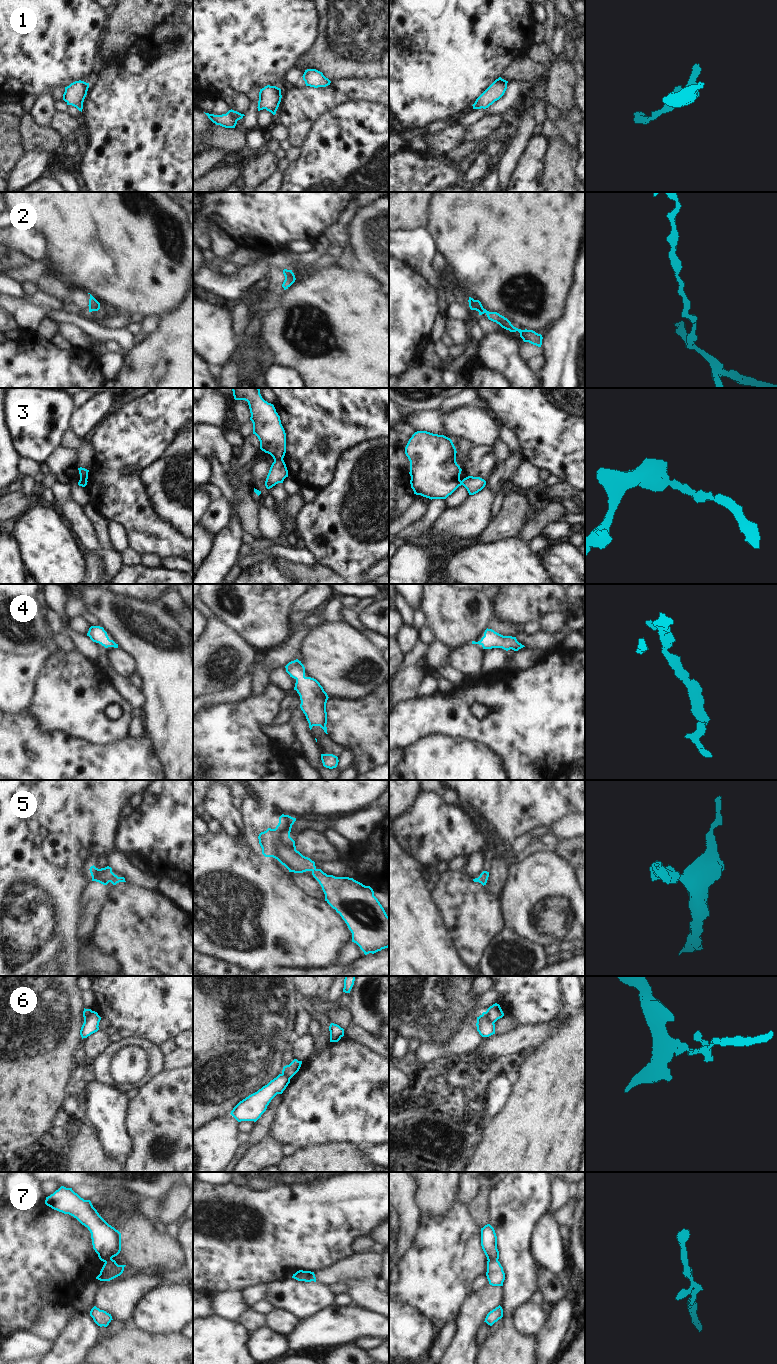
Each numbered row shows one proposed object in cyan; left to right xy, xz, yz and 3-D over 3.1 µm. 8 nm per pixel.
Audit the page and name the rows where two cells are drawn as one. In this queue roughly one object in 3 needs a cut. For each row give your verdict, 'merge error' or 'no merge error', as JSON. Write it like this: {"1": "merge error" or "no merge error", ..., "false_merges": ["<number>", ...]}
{"1": "no merge error", "2": "no merge error", "3": "merge error", "4": "no merge error", "5": "no merge error", "6": "merge error", "7": "merge error", "false_merges": ["3", "6", "7"]}

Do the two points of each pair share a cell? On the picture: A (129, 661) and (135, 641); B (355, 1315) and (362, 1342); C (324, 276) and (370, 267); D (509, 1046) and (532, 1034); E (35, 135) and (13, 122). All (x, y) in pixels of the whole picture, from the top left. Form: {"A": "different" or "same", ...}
{"A": "different", "B": "different", "C": "different", "D": "same", "E": "different"}

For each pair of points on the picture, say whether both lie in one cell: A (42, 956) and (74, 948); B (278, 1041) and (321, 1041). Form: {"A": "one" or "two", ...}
{"A": "two", "B": "two"}

